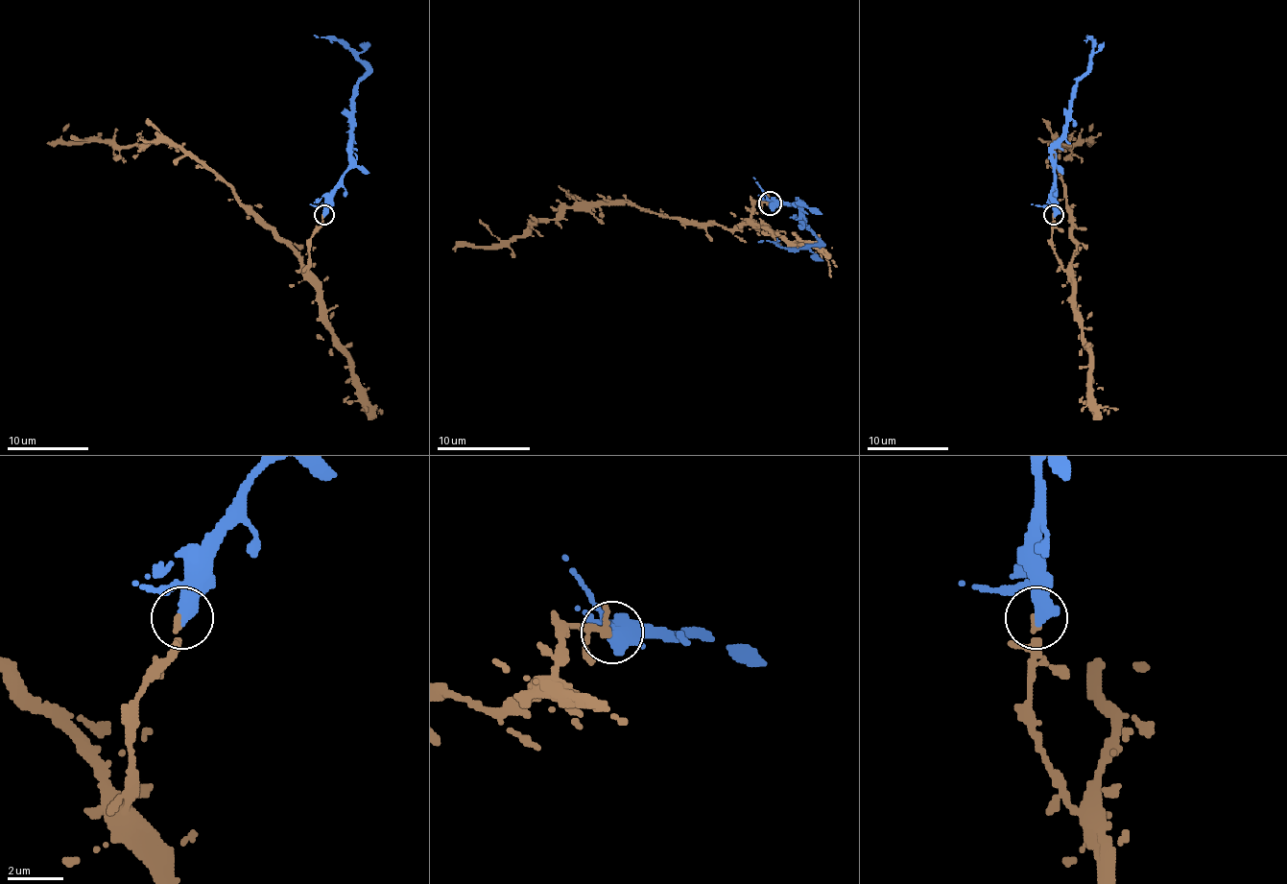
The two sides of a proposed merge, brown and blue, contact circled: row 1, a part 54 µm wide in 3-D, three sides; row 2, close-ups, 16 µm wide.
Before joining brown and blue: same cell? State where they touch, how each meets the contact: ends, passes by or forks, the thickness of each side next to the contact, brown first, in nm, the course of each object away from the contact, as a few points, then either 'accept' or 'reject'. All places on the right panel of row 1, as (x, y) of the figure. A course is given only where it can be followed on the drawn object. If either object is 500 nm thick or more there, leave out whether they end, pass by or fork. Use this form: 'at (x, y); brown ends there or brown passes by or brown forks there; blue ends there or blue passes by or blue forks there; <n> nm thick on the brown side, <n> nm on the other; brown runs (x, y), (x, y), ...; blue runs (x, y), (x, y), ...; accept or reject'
at (1054, 214); 150 nm thick on the brown side, 500 nm on the other; brown runs (1054, 215), (1052, 248), (1066, 270), (1077, 243), (1052, 146), (1090, 141), (1093, 123); blue runs (1054, 215), (1052, 143), (1066, 123), (1070, 92), (1086, 68), (1093, 39), (1086, 35); accept

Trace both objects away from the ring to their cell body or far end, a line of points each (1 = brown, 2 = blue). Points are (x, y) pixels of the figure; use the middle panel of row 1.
1: (768, 203), (754, 202), (726, 229), (593, 202), (476, 248)
2: (771, 203), (798, 202), (803, 223), (820, 241), (784, 248), (759, 241)

